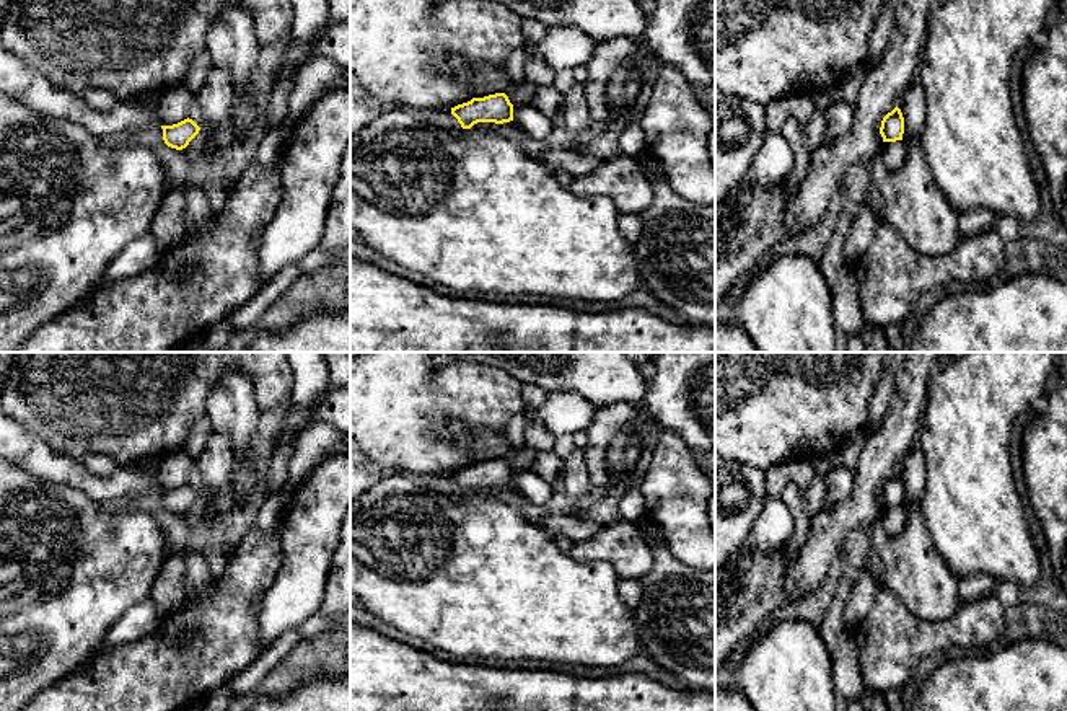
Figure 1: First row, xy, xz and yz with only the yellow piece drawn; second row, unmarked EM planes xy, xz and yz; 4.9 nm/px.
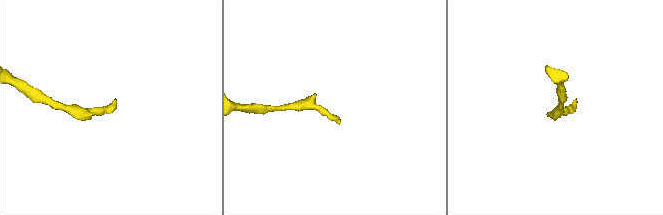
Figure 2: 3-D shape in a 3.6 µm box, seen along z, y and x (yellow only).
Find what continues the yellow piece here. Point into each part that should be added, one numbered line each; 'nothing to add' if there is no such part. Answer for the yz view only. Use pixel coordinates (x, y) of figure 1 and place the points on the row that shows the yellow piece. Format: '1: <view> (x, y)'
nothing to add

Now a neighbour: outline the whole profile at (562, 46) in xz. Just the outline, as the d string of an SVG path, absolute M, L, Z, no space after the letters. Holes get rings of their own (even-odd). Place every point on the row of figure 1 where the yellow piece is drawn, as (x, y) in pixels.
M573 26L544 28L542 36L526 44L526 55L539 55L554 70L585 65L596 49L596 41Z

